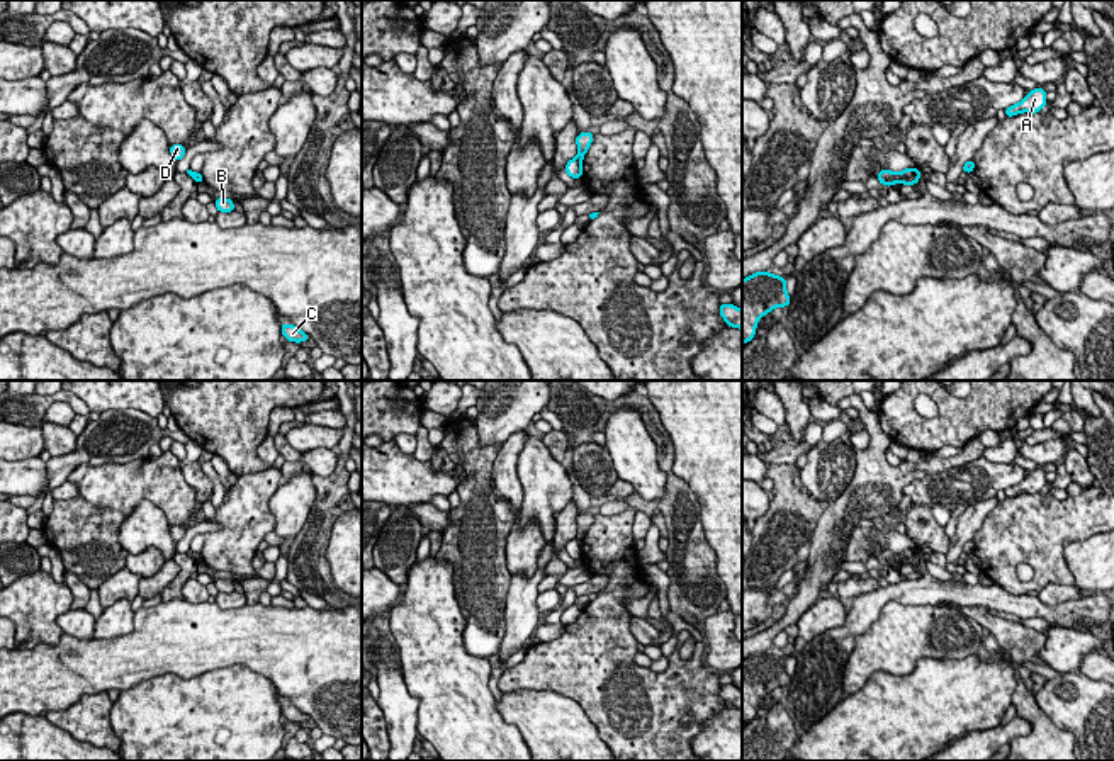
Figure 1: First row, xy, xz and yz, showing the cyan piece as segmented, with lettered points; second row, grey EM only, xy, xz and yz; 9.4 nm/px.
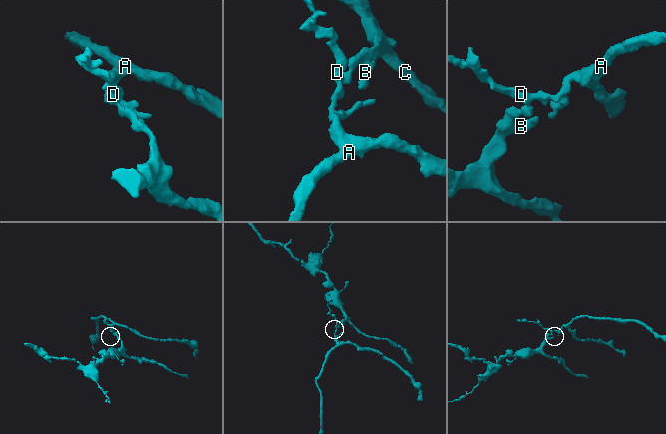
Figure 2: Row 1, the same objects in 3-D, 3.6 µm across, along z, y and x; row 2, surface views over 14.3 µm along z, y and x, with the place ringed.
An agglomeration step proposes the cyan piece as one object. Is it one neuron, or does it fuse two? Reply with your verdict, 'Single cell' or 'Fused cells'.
Fused cells

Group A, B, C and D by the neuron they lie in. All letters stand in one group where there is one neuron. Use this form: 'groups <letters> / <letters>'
groups A D / B C

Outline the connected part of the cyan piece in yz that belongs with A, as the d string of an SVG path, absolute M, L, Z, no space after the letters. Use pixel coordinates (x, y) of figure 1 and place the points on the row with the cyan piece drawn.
M1038 87L1027 92L1027 95L1019 104L1007 107L1005 116L1012 117L1022 112L1036 114L1041 112L1044 105L1046 105L1046 92L1043 90L1043 87Z

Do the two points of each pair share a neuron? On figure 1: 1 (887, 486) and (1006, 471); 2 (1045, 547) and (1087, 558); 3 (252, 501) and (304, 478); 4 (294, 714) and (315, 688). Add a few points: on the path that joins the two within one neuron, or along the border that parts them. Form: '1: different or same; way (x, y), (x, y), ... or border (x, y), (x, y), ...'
1: different; border (948, 467), (914, 478), (902, 495)
2: different; border (1096, 534), (1065, 547), (1075, 583)
3: different; border (282, 481), (269, 501), (272, 530)
4: same; way (301, 707), (313, 695)

